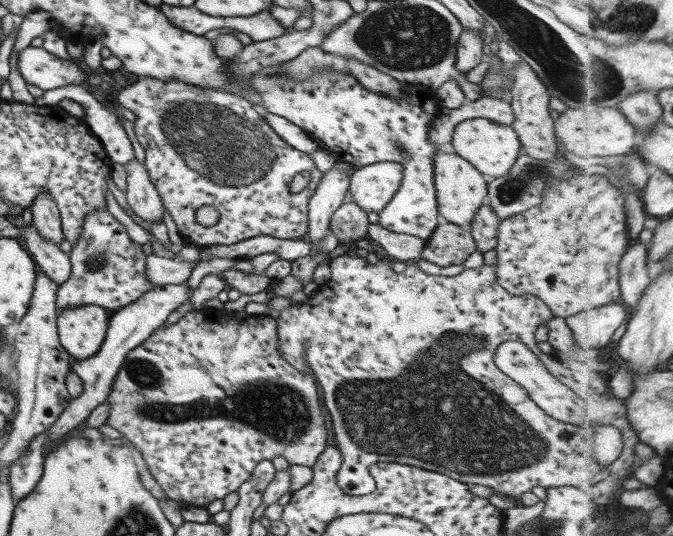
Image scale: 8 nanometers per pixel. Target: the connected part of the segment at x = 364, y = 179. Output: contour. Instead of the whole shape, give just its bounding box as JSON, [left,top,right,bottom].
[349,162,403,212]

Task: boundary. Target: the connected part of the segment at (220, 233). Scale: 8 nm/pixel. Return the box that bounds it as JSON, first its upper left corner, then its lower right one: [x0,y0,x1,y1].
[116,77,323,247]

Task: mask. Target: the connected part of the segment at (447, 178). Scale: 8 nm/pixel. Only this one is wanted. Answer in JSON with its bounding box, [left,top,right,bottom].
[433,150,488,224]

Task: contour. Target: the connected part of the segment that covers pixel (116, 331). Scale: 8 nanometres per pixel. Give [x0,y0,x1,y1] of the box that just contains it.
[43,282,191,452]

